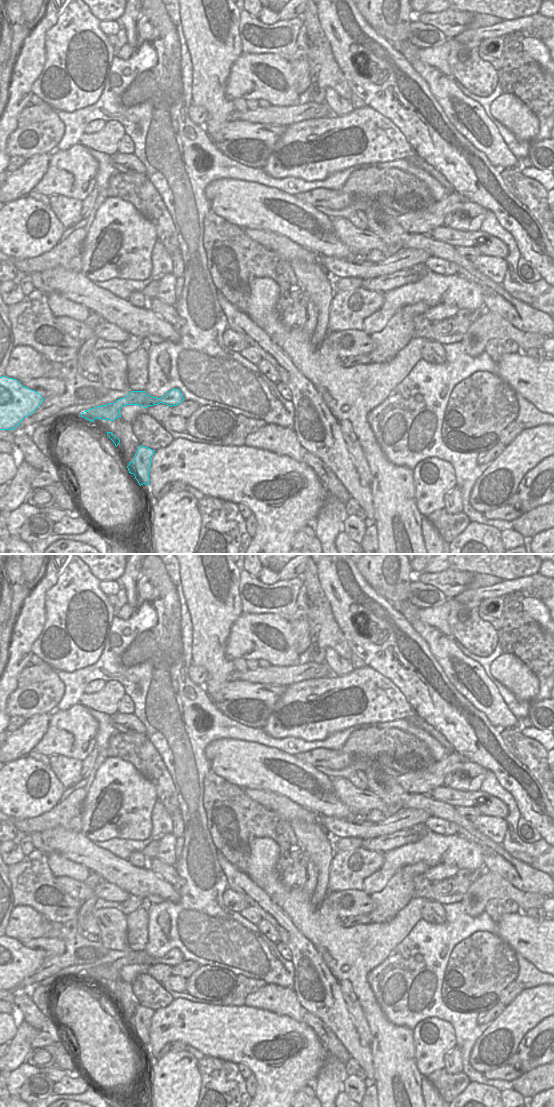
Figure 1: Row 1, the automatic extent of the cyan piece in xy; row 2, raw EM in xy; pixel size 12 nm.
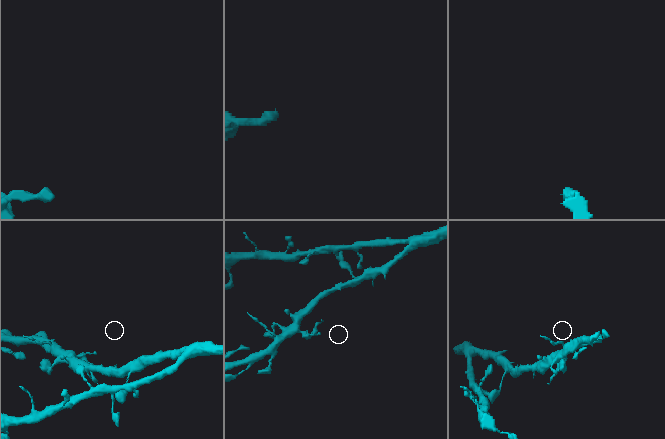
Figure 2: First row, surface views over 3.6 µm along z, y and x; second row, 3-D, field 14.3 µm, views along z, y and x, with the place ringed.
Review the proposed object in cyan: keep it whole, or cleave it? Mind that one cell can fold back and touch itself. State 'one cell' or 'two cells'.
two cells

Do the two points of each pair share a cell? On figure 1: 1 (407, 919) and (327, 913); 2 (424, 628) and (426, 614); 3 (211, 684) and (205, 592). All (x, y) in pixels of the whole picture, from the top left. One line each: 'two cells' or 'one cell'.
1: two cells
2: two cells
3: one cell

